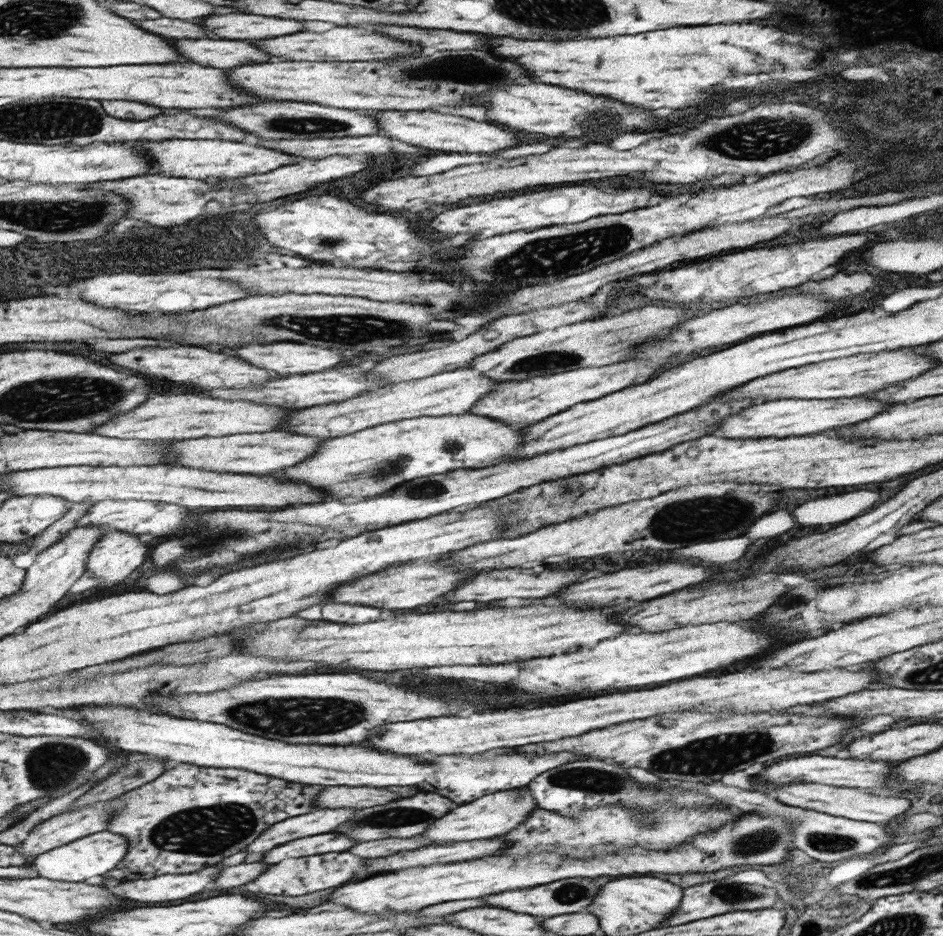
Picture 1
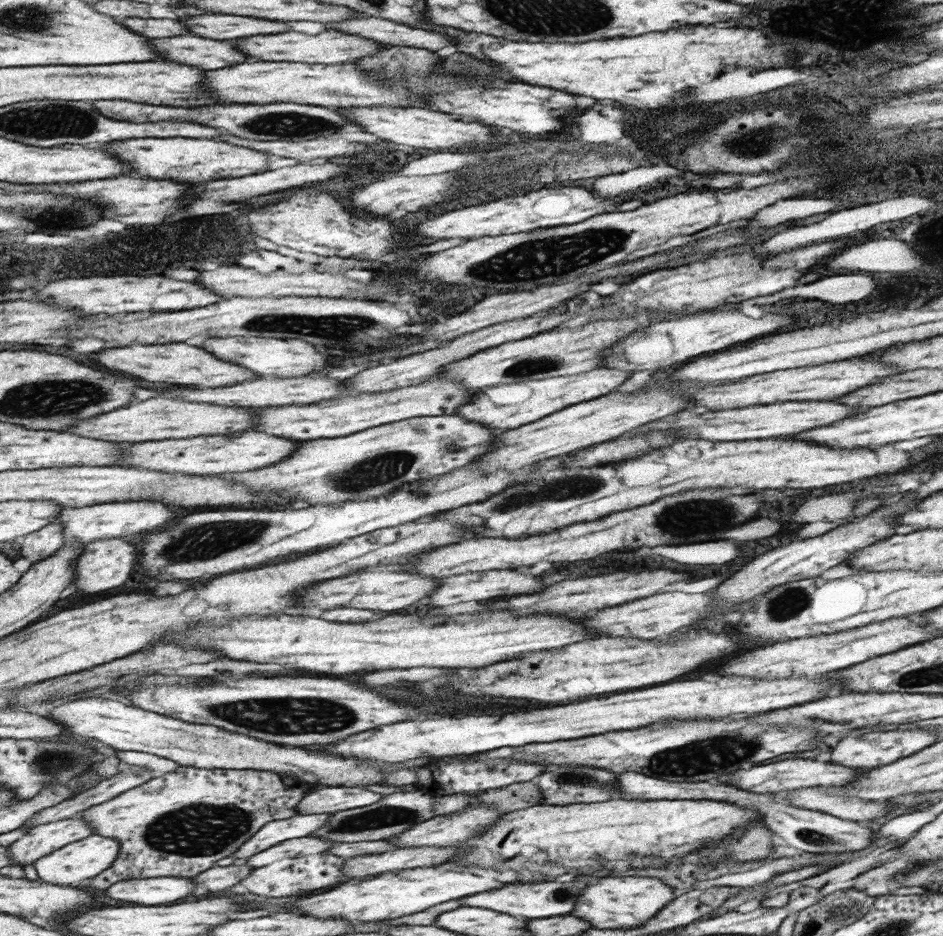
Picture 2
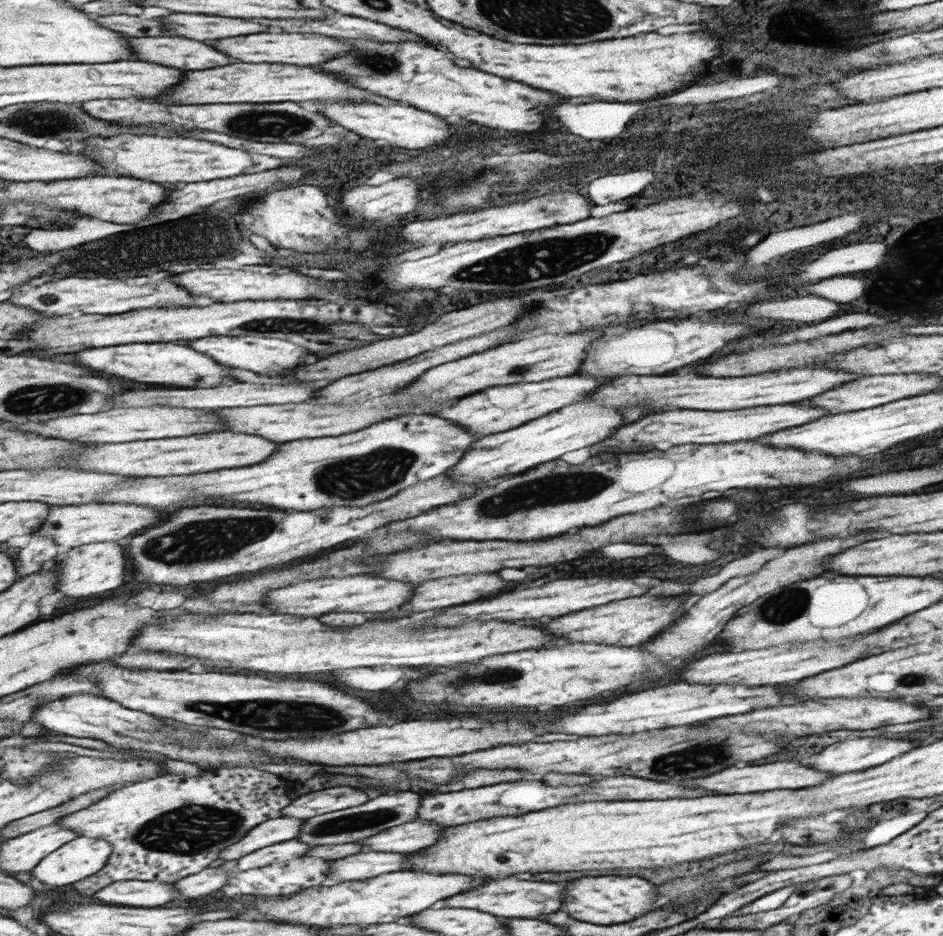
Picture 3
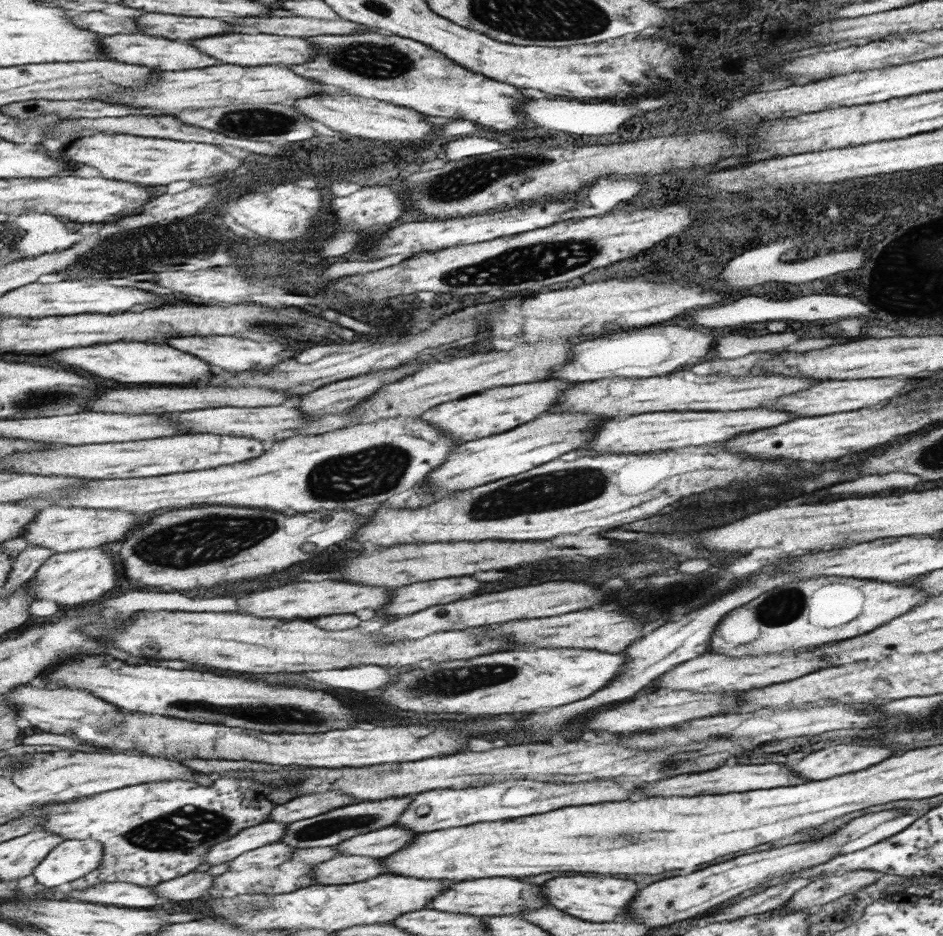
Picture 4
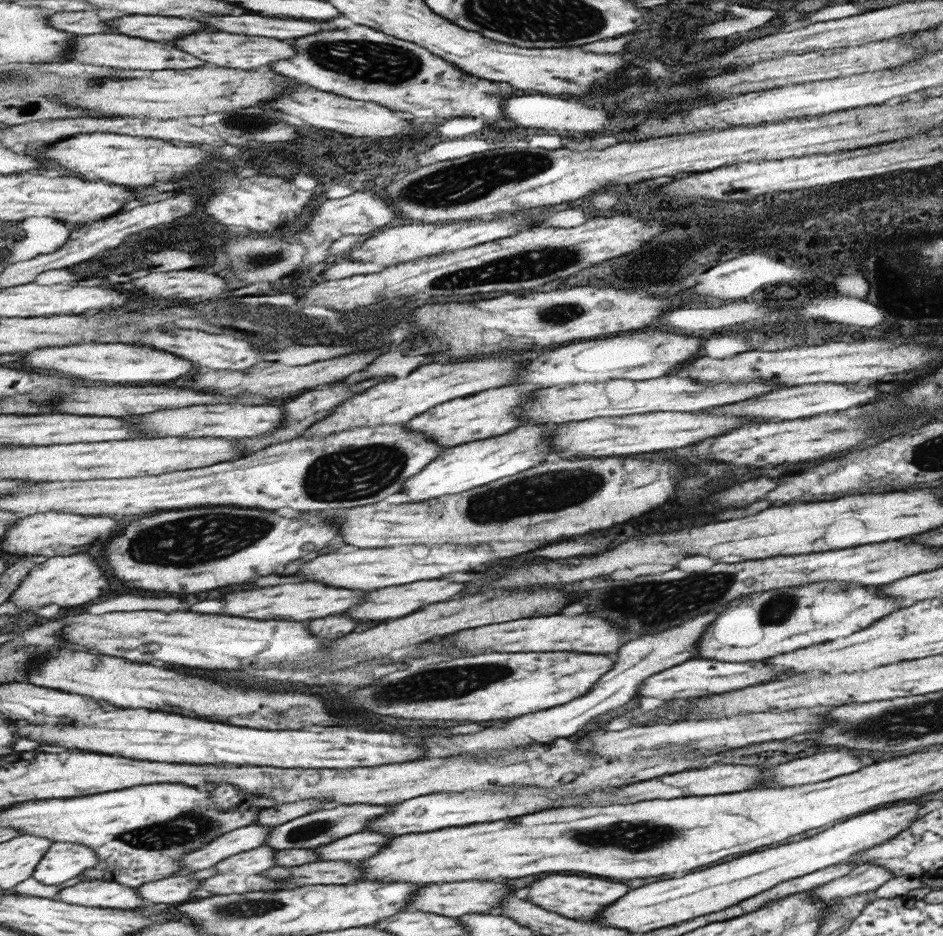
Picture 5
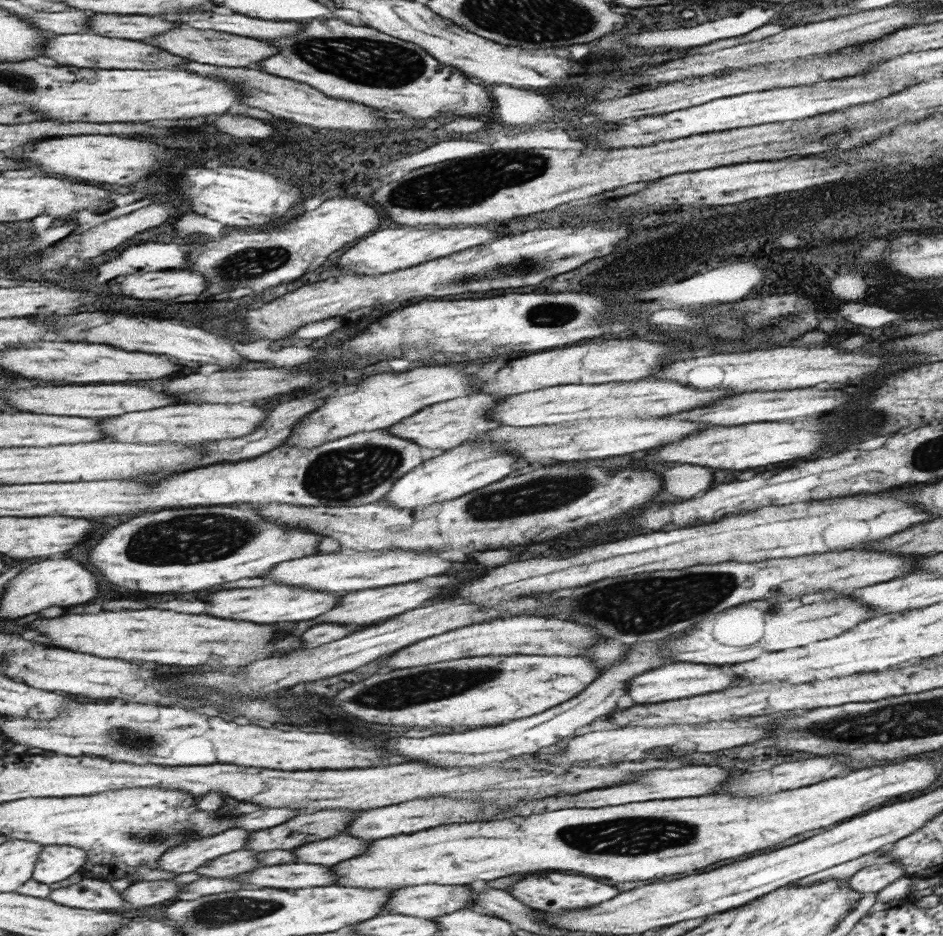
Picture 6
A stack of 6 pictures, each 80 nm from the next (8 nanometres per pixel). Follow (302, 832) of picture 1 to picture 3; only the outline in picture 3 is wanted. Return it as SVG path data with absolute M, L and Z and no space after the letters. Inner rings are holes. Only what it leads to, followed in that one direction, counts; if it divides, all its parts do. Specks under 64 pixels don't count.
M282 816L278 819L263 822L257 828L251 829L241 841L225 848L220 854L220 858L224 861L238 861L242 856L255 852L260 848L265 848L281 841L295 839L296 836L299 836L305 821L300 818Z

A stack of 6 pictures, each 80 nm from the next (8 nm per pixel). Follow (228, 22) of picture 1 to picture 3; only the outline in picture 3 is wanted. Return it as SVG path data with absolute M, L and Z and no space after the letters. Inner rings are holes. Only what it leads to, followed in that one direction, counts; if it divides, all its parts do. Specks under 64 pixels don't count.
M171 14L161 18L161 22L175 34L191 40L219 40L229 36L269 32L267 26L263 24L245 22L241 18L207 16L207 14Z

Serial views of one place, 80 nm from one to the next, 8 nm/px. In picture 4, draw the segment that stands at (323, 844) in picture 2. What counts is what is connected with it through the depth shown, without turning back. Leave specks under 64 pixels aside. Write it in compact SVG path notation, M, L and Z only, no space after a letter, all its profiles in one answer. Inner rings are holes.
M282 841L274 842L245 852L245 854L238 856L235 860L230 860L228 868L230 871L242 872L251 867L266 869L279 866L291 860L295 849L298 848L289 846Z

